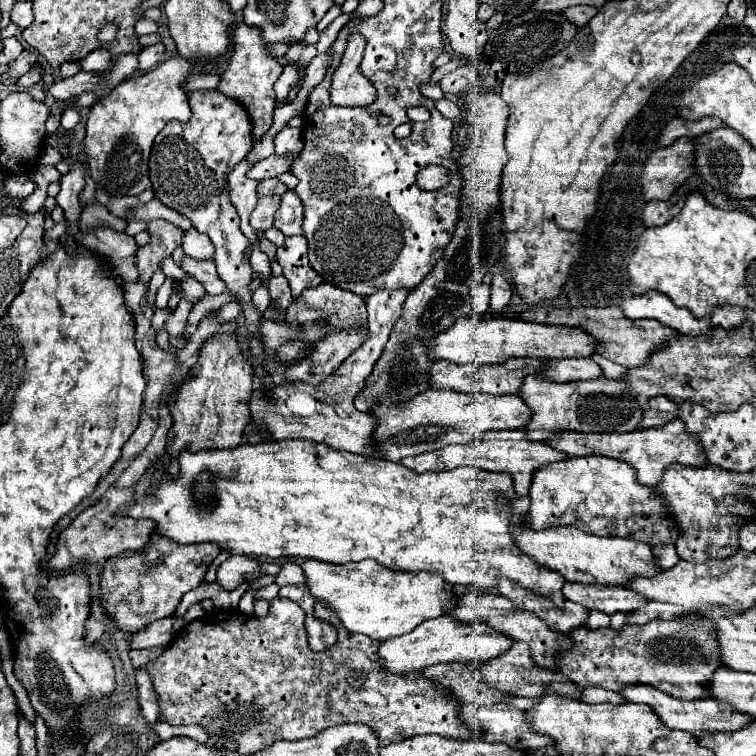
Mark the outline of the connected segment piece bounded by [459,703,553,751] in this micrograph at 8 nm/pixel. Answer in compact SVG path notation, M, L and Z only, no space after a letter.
M465 703L459 711L461 721L465 721L469 729L483 731L483 735L479 735L483 741L501 741L513 749L525 751L553 745L551 737L543 737L541 733L533 733L533 729L529 729L529 721L525 721L525 711L519 711L511 705L499 703L493 707L477 707L473 703Z

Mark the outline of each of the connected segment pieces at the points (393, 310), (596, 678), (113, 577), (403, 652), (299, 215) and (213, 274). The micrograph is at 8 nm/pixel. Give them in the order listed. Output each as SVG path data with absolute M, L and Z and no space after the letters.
M377 291L367 299L369 309L369 335L365 343L349 355L343 365L327 377L321 385L313 387L307 383L281 383L273 389L273 397L269 399L261 391L253 391L249 407L253 415L251 429L259 429L267 433L273 441L281 439L309 439L313 443L325 443L333 449L363 455L365 459L379 459L381 453L377 451L373 443L373 431L375 431L375 417L367 413L359 413L353 407L353 399L365 379L369 377L369 371L373 369L375 361L383 353L383 347L389 339L389 333L393 325L397 323L397 317L401 315L401 305L407 297L407 291Z
M653 619L647 625L627 625L621 633L613 633L613 629L587 629L579 627L569 633L575 647L569 655L561 657L561 673L567 675L579 687L603 687L619 693L625 685L653 685L663 693L669 693L677 699L707 699L711 697L709 685L713 683L711 675L723 667L717 661L717 641L713 641L713 629L709 625L681 625L679 621L663 621Z
M153 533L143 551L121 553L121 557L105 561L99 599L103 601L105 611L123 631L137 633L151 621L171 617L181 597L203 581L207 567L219 553L219 545L213 543L181 545L169 537Z
M441 615L429 621L423 621L419 627L415 627L411 633L405 633L401 637L391 637L381 643L379 657L387 671L391 673L409 673L409 671L421 671L435 663L449 663L449 661L489 661L499 657L509 649L513 641L509 637L501 637L501 633L495 633L495 629L489 629L487 625L461 625L451 615Z
M287 191L281 195L281 207L275 213L273 227L279 229L285 237L291 235L303 235L303 205L301 199L295 195L295 191Z
M183 257L181 269L191 271L191 273L195 269L195 279L201 285L205 285L205 289L207 289L209 295L219 295L219 293L225 293L227 291L225 283L217 275L217 269L215 269L215 263L213 261L193 261L191 257Z

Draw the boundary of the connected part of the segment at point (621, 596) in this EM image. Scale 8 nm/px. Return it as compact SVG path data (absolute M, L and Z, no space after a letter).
M565 583L565 599L581 603L591 611L601 611L607 615L629 613L647 603L643 595L625 587L607 587L607 585L583 585L583 583Z

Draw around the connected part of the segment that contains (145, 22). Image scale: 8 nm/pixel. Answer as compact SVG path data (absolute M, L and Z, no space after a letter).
M143 17L143 19L139 19L139 21L137 21L135 31L137 31L139 35L157 33L157 31L159 31L159 23L157 23L157 21L151 21L151 19L147 19L147 17Z

